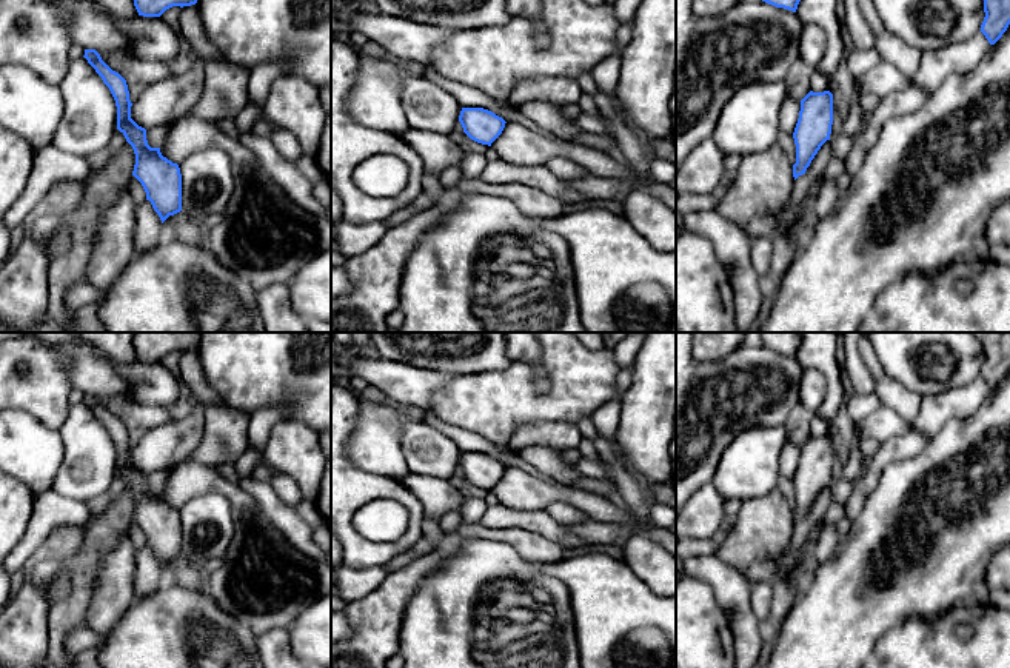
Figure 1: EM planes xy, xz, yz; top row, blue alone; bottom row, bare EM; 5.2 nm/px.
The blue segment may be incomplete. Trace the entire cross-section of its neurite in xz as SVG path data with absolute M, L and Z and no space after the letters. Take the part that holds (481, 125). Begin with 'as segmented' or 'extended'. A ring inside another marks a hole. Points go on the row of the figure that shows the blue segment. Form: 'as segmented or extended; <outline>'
as segmented; M462 108L459 122L471 140L488 146L502 134L507 123L483 108Z

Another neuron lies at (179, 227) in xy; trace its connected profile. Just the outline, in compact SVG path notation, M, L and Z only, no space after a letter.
M183 211L169 215L162 225L162 242L177 239L183 243L209 246L208 229L202 223L194 223Z

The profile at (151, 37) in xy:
M112 15L112 20L131 42L125 54L129 58L168 63L177 57L180 34L162 17L120 18Z

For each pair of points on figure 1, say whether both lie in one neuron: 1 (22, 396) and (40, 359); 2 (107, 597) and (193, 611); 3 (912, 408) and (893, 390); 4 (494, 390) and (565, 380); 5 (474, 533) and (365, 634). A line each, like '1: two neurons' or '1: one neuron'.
1: one neuron
2: two neurons
3: one neuron
4: one neuron
5: one neuron

